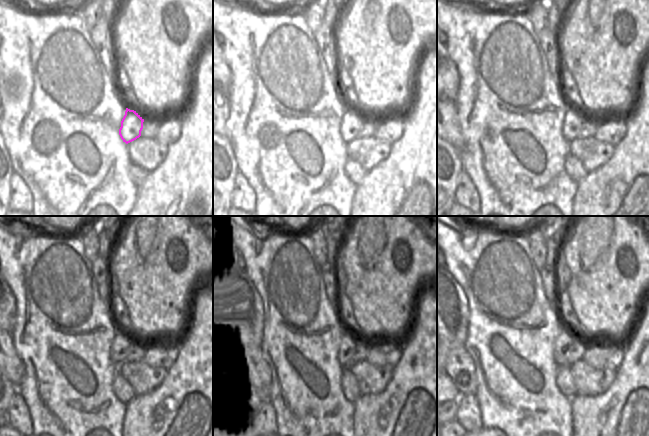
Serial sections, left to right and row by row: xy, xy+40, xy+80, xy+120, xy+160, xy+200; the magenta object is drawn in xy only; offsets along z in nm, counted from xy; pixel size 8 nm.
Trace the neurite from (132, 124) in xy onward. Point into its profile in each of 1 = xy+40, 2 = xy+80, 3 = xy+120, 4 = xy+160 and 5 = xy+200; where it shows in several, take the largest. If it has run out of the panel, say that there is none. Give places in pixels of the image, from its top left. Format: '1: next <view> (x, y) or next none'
1: next xy+40 (351, 123)
2: next xy+80 (572, 121)
3: next xy+120 (121, 342)
4: next xy+160 (346, 349)
5: next xy+200 (565, 338)

